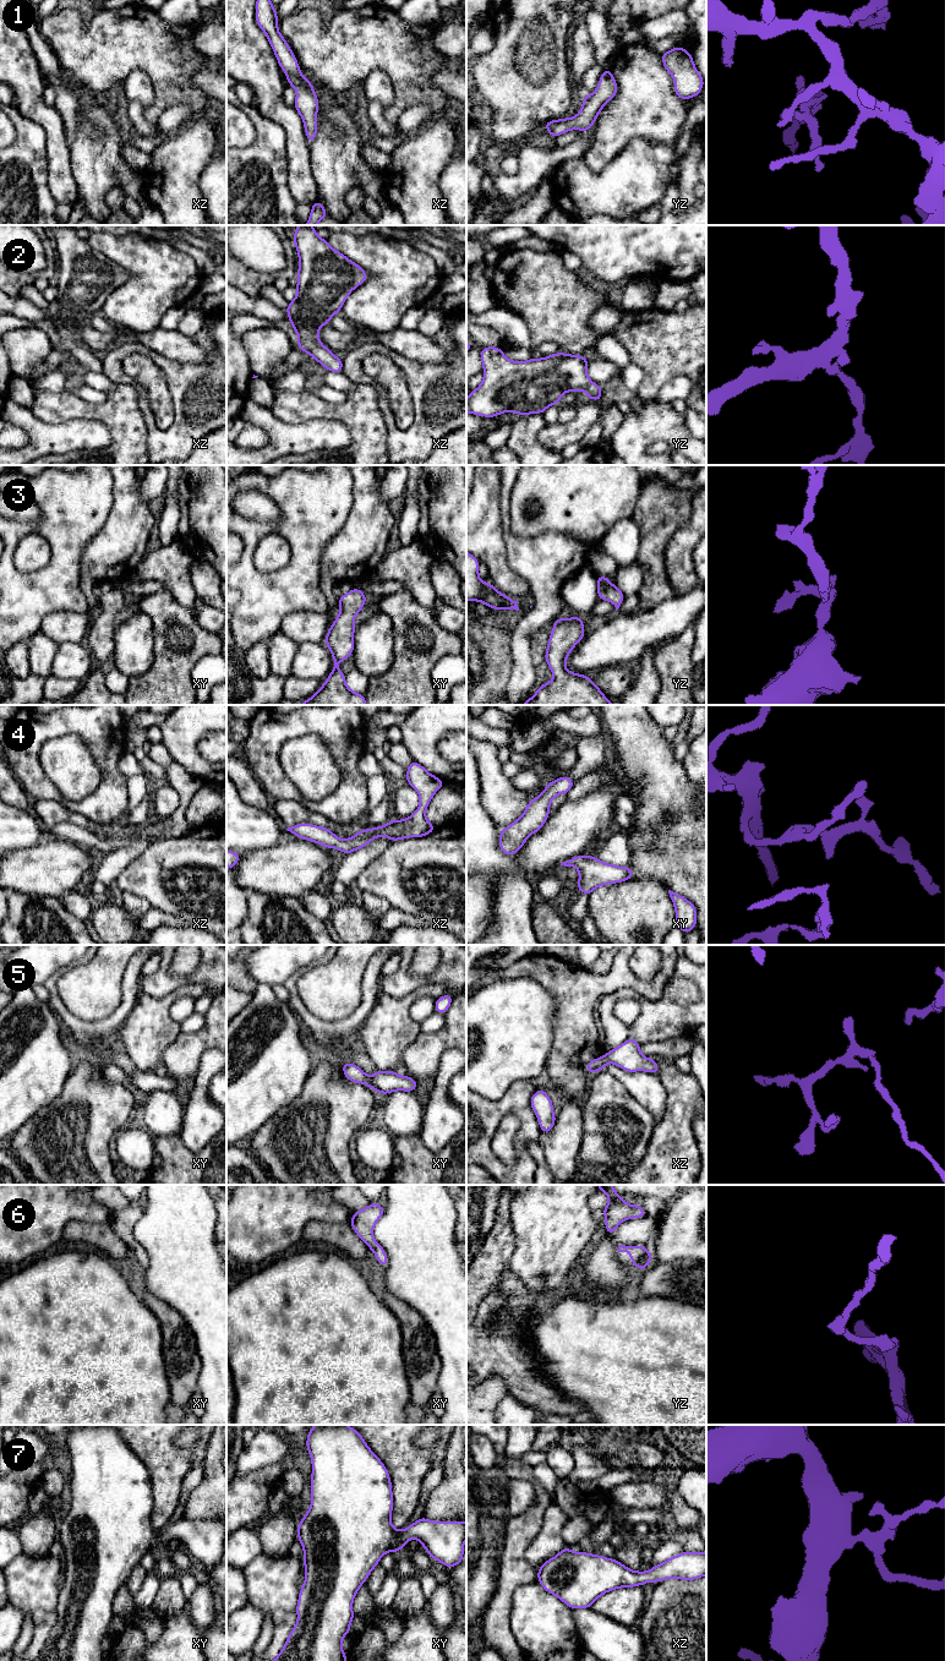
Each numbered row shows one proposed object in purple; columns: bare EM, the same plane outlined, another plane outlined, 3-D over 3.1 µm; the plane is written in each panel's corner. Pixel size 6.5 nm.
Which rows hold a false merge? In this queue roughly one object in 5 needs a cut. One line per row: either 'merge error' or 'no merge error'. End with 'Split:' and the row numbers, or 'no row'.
1: no merge error
2: no merge error
3: no merge error
4: no merge error
5: no merge error
6: no merge error
7: no merge error
Split: no row

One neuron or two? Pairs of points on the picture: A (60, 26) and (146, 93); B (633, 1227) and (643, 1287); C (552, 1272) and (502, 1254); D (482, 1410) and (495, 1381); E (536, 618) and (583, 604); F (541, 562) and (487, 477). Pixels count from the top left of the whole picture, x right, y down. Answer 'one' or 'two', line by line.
A: two
B: two
C: two
D: one
E: two
F: two

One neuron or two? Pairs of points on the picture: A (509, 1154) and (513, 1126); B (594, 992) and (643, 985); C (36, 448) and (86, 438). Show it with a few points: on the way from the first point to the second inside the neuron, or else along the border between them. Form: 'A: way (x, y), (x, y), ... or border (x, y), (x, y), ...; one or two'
A: way (509, 1147), (509, 1134); one
B: way (606, 983), (631, 982); one
C: way (48, 438), (74, 438); one

